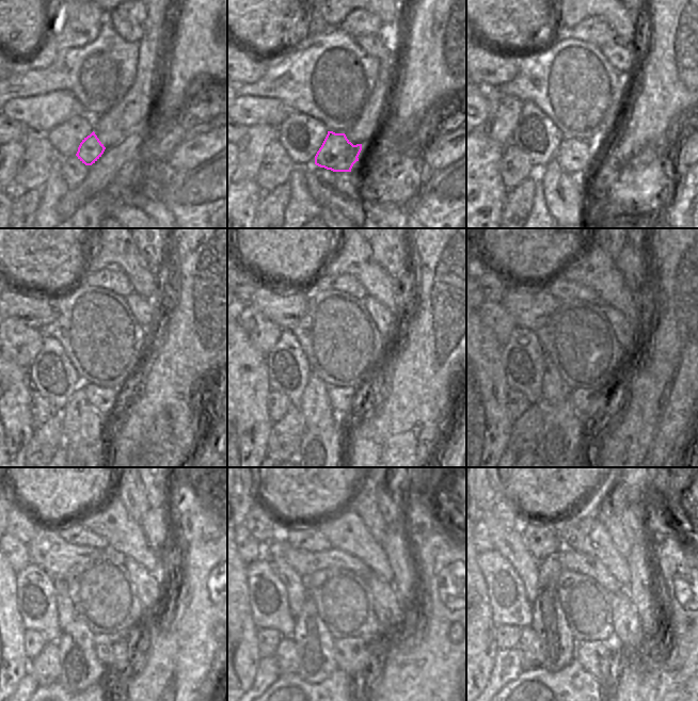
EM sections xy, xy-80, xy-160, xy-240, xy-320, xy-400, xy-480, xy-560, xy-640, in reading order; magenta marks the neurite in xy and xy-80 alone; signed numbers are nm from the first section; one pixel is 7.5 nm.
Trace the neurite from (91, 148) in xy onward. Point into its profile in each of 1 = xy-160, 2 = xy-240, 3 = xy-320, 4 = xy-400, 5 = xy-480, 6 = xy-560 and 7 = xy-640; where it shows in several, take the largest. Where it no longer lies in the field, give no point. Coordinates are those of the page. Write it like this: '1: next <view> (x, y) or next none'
1: next xy-160 (576, 157)
2: next xy-240 (104, 400)
3: next xy-320 (342, 399)
4: next xy-400 (583, 401)
5: next xy-480 (111, 650)
6: next xy-560 (352, 654)
7: next xy-640 (593, 656)

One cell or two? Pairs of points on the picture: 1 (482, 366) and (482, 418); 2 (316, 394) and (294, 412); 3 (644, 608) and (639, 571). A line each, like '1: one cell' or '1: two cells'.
1: one cell
2: two cells
3: one cell

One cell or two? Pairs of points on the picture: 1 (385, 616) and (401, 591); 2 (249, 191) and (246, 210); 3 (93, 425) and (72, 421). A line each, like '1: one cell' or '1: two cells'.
1: two cells
2: one cell
3: one cell

